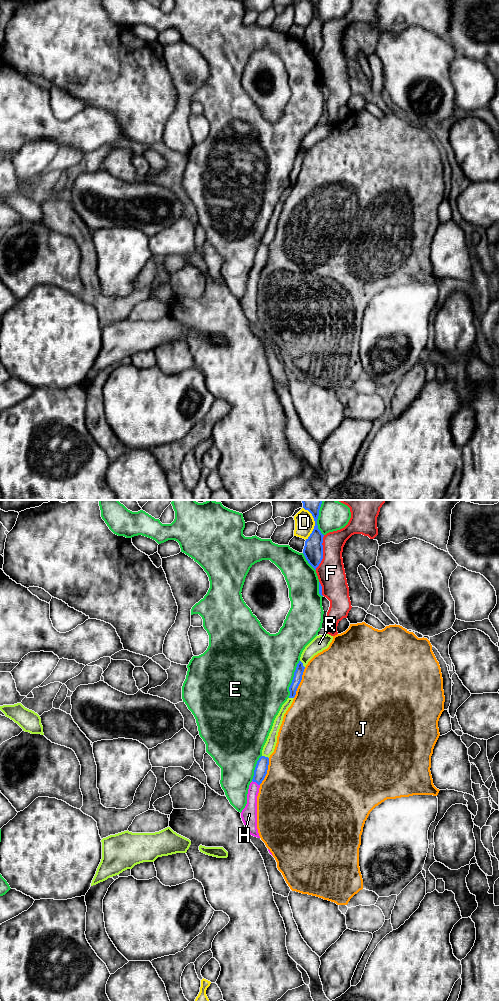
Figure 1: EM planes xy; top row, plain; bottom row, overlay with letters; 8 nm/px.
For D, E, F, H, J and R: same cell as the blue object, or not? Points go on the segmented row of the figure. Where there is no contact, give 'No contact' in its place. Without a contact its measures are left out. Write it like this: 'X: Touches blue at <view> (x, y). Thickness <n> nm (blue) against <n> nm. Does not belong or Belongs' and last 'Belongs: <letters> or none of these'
D: Touches blue at xy (315, 523). Thickness 160 nm (blue) against 160 nm. Does not belong
E: Touches blue at xy (293, 679). Thickness 70 nm (blue) against 480 nm. Does not belong
F: Touches blue at xy (322, 552). Thickness 160 nm (blue) against 220 nm. Does not belong
H: Touches blue at xy (256, 782). Thickness 100 nm (blue) against 110 nm. Belongs
J: Touches blue at xy (300, 681). Thickness 70 nm (blue) against 500 nm. Does not belong
R: Touches blue at xy (302, 664). Thickness 70 nm (blue) against 120 nm. Does not belong
Belongs: H

